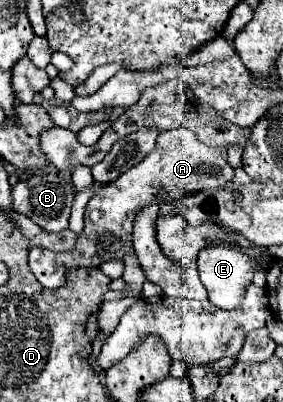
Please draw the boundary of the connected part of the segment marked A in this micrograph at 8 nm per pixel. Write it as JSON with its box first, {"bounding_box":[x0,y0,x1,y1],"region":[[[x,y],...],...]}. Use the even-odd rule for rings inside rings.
{"bounding_box":[28,129,233,289],"region":[[[189,129],[163,131],[157,137],[155,149],[133,169],[119,179],[107,183],[87,203],[85,229],[77,237],[75,249],[69,253],[53,253],[48,249],[33,247],[28,255],[28,265],[45,289],[57,289],[65,285],[65,273],[77,267],[99,267],[109,259],[123,261],[133,253],[133,221],[137,213],[147,205],[161,205],[163,201],[179,199],[181,195],[195,195],[205,189],[225,187],[233,179],[233,169],[227,163],[225,151],[213,151],[197,139]]]}

